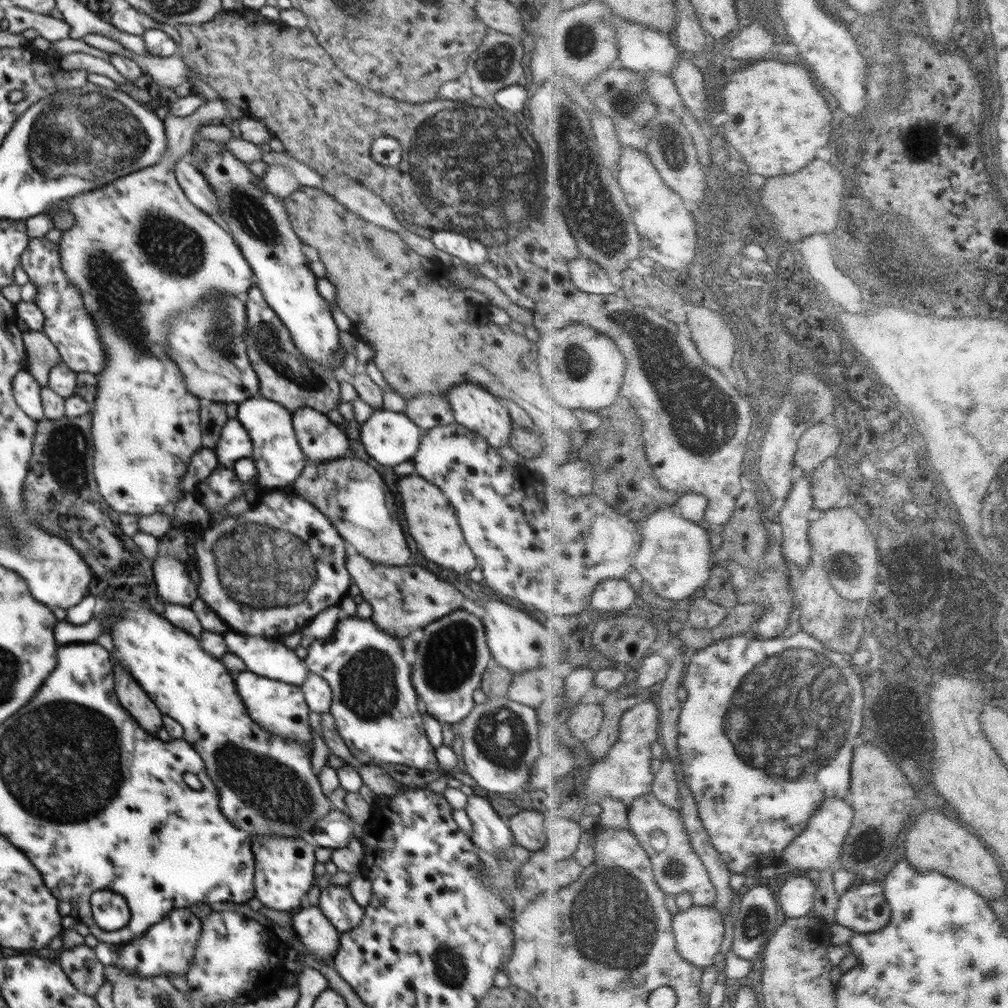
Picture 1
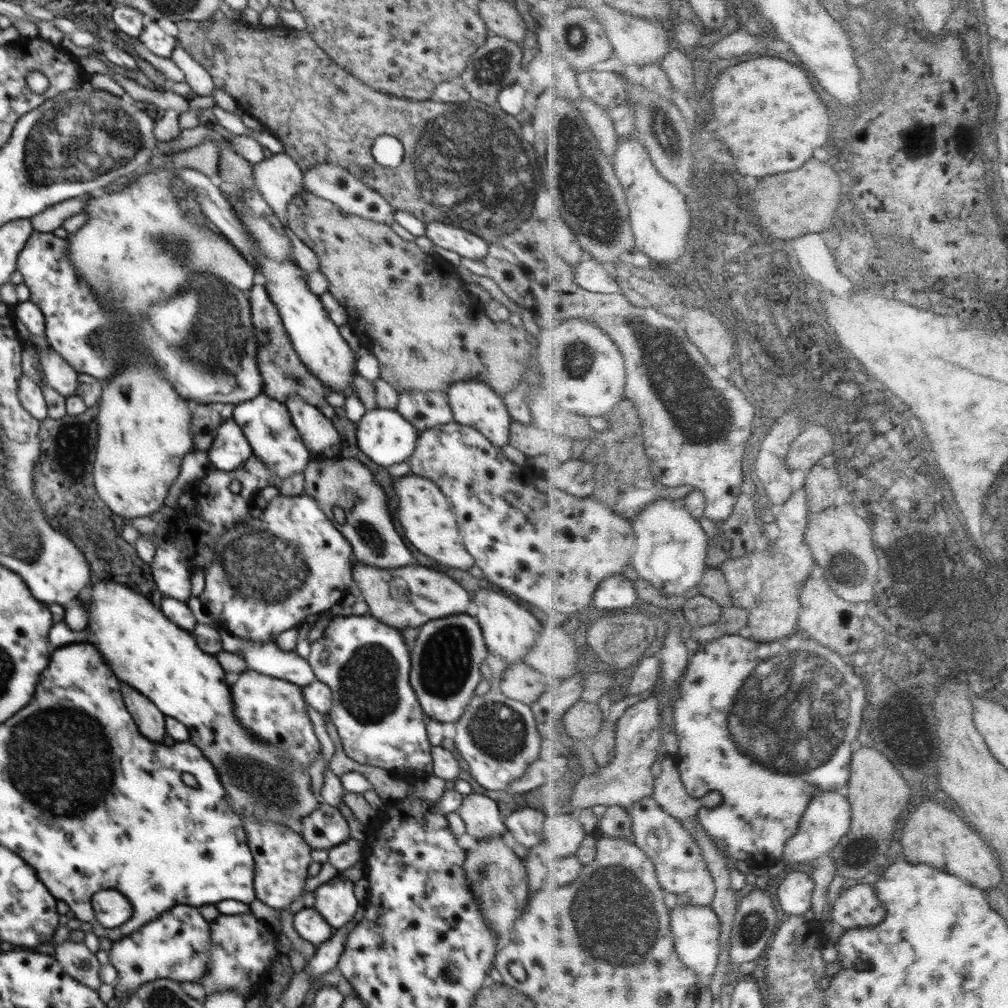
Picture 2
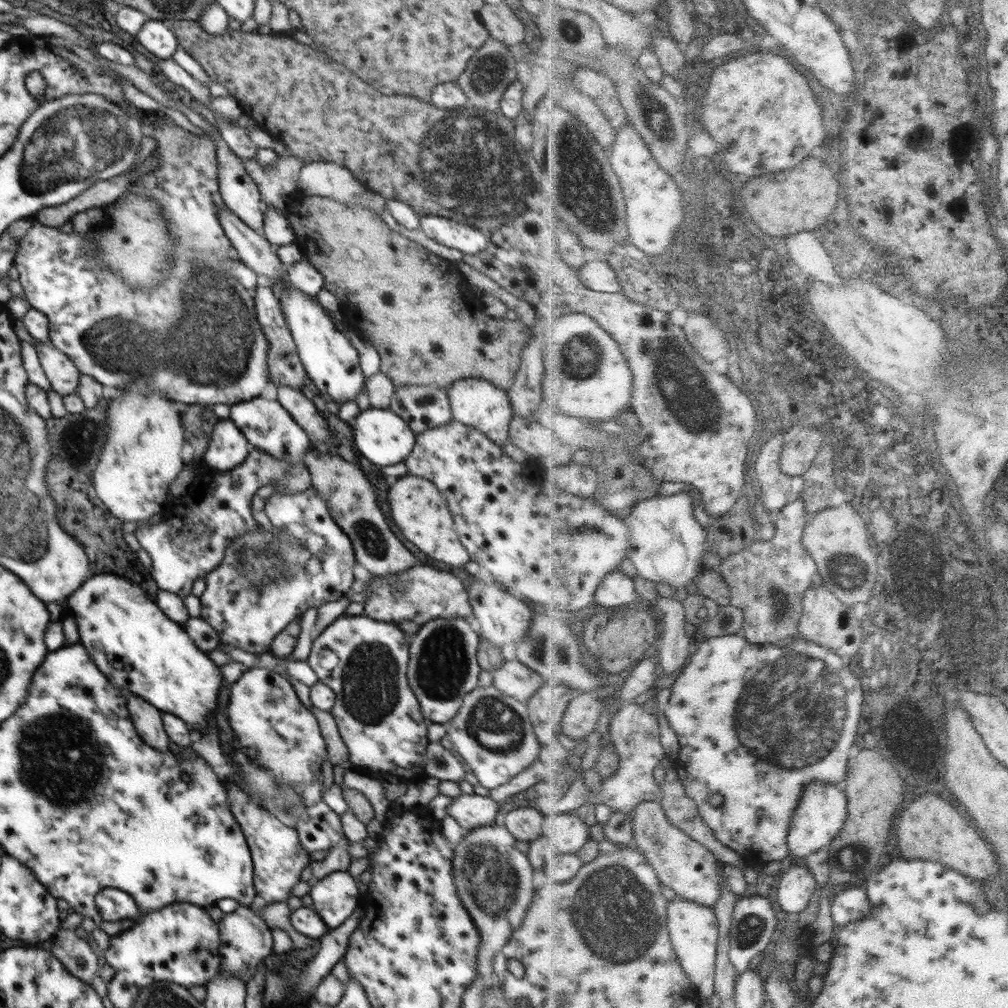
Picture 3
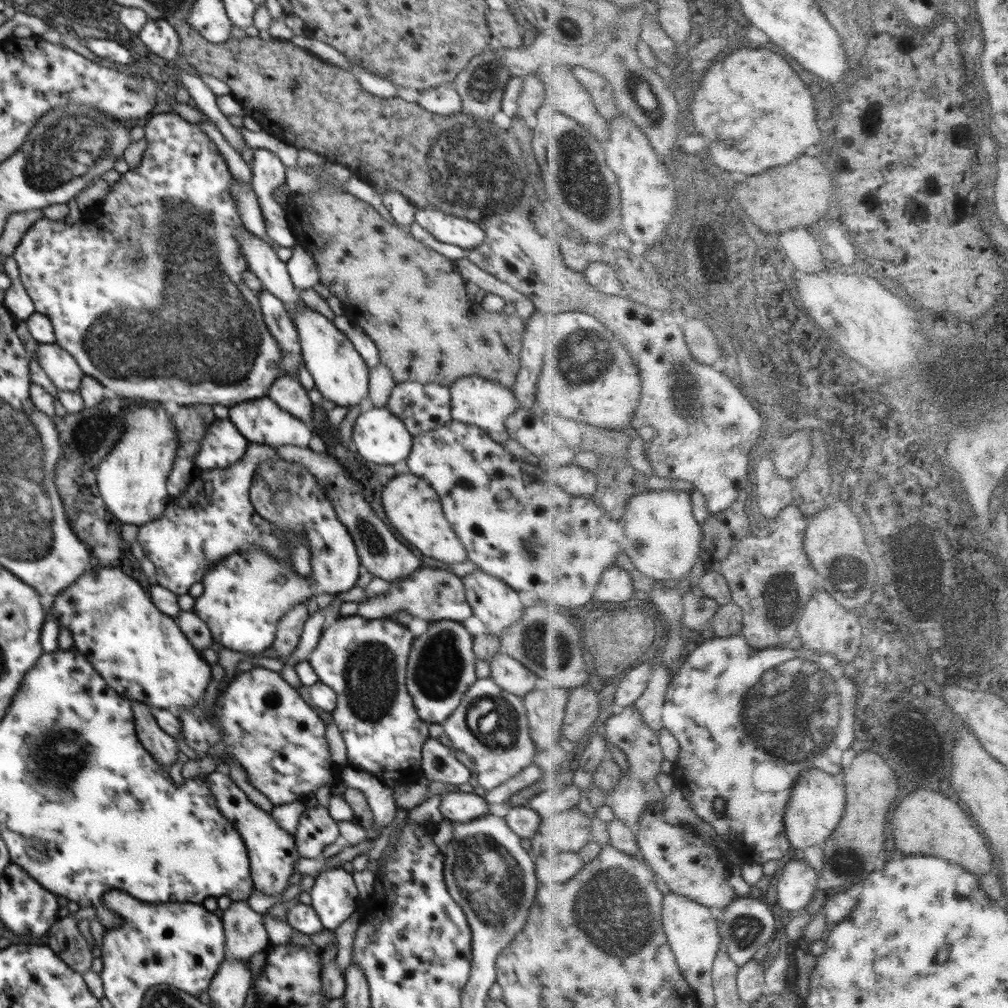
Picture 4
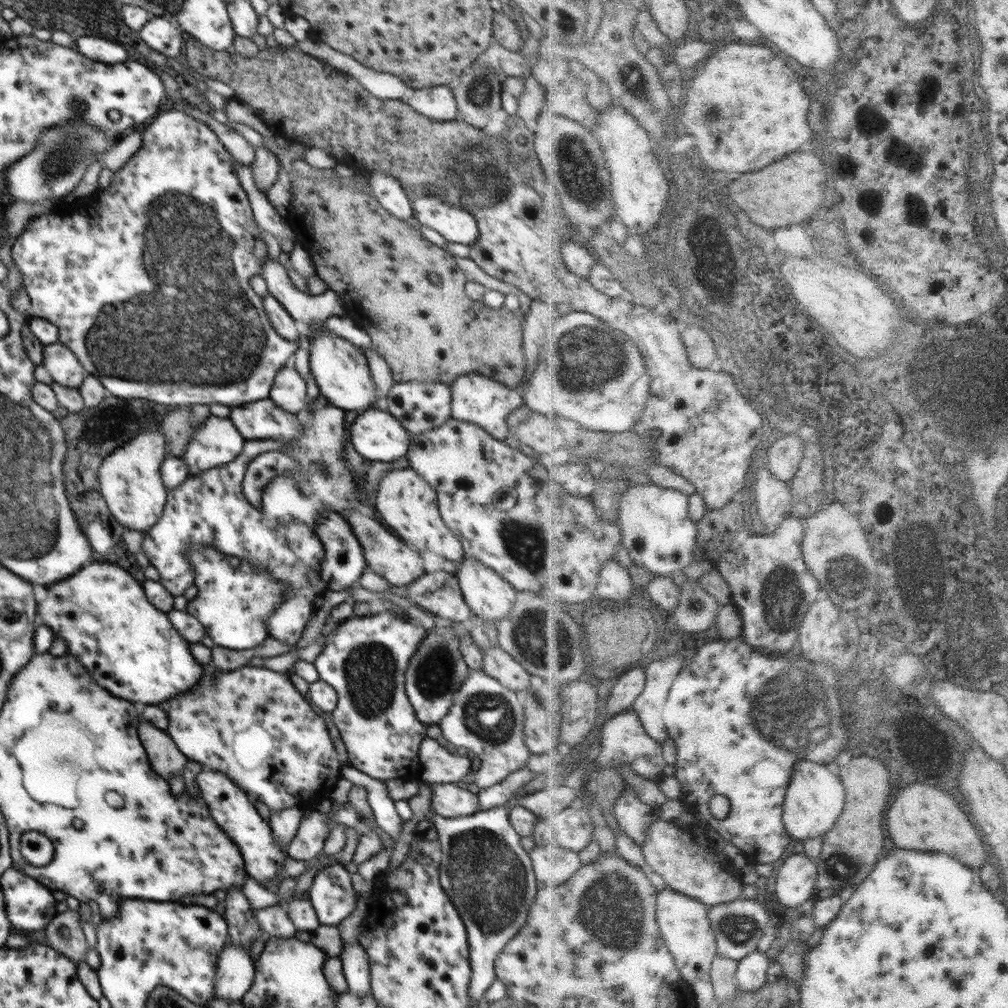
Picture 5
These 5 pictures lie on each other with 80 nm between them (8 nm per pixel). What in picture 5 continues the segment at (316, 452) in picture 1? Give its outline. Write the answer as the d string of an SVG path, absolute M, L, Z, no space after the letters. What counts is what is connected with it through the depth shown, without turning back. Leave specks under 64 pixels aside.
M284 366L280 369L269 392L269 398L276 406L295 415L301 411L305 412L310 402L306 381L294 366Z

